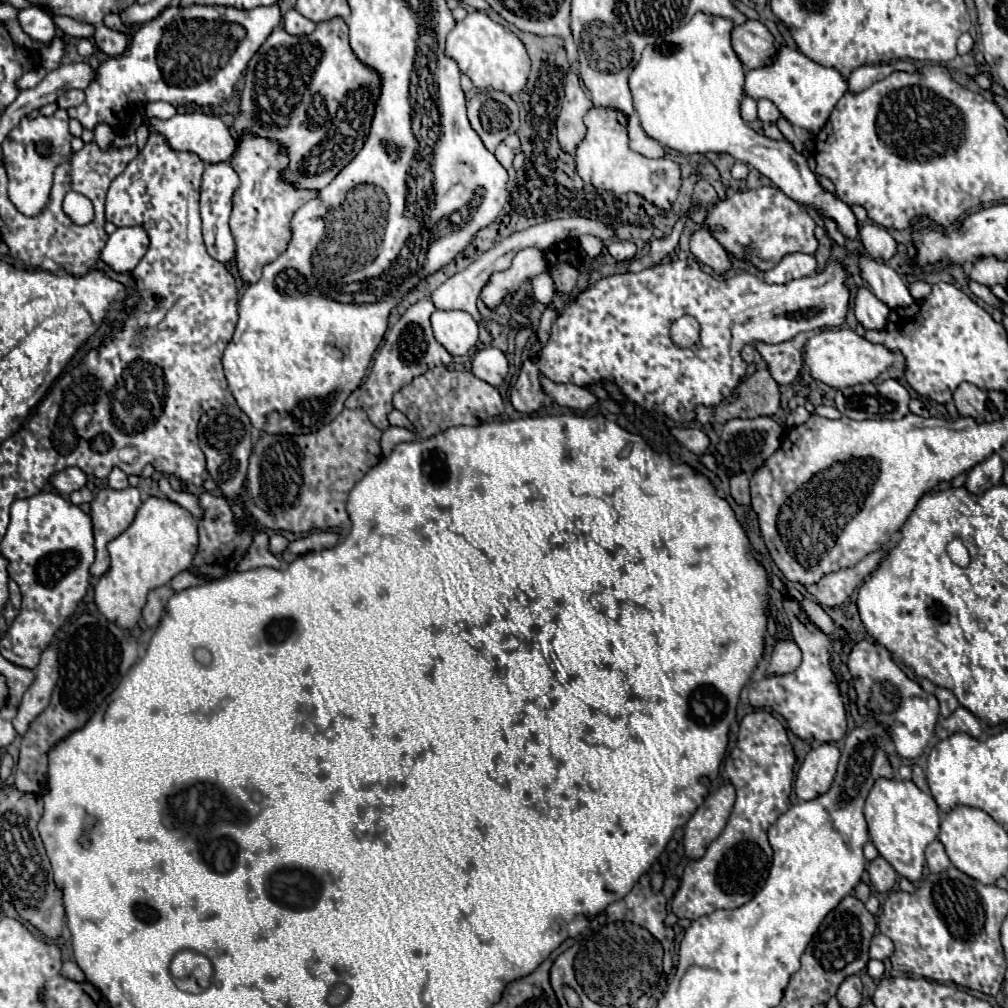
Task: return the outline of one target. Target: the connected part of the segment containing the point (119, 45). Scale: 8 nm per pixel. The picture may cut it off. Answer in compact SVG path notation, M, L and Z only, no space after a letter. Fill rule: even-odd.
M100 26L94 34L94 40L96 40L96 46L98 50L102 50L104 54L108 56L118 56L126 50L128 46L128 38L116 30L110 30L106 26Z

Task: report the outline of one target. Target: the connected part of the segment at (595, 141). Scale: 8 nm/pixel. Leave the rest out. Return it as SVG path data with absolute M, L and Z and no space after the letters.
M590 108L584 116L586 136L578 144L576 168L584 182L610 190L614 194L628 194L636 192L654 206L668 210L670 204L676 200L680 188L680 166L670 158L650 160L642 154L636 154L628 146L628 118L614 108Z

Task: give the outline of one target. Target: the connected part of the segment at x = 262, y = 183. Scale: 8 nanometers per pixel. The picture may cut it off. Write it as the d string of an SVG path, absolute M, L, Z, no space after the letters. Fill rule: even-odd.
M242 138L230 160L230 166L240 176L240 186L234 192L230 228L236 240L238 274L244 284L256 284L262 274L262 266L284 252L290 238L290 218L302 204L316 196L312 190L296 190L294 186L288 186L280 178L280 170L284 170L286 164L288 158L284 148L274 142L264 142L264 138Z

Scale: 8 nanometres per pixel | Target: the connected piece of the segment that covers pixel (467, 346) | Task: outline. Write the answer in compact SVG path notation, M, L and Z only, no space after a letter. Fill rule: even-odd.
M436 310L432 314L432 328L436 340L452 356L468 354L478 342L478 324L464 310Z

